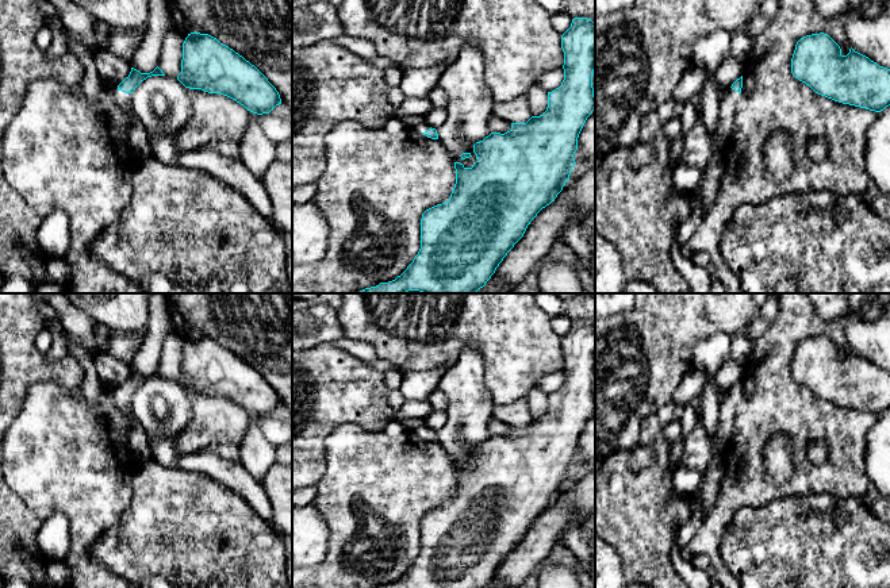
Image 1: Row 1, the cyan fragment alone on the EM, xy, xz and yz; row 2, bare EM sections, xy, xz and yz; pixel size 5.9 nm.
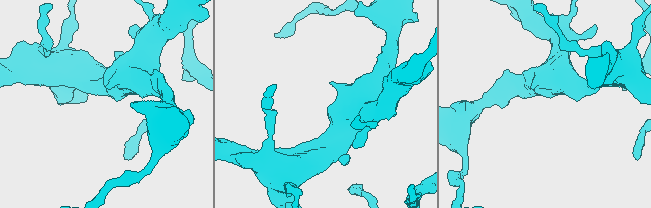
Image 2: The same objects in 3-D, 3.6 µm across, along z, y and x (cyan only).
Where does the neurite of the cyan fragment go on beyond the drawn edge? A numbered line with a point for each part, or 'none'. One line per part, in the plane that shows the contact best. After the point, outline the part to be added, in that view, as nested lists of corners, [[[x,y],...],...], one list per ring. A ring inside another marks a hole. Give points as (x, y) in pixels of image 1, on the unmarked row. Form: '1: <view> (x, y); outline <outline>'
1: xy (138, 442); outline [[[122,393],[115,395],[115,403],[120,408],[126,408],[130,411],[133,418],[131,427],[128,428],[128,446],[137,454],[141,464],[147,462],[151,460],[151,449],[147,442],[147,437],[145,430],[142,428],[141,423],[135,419],[133,410],[131,410],[131,396],[126,396]]]

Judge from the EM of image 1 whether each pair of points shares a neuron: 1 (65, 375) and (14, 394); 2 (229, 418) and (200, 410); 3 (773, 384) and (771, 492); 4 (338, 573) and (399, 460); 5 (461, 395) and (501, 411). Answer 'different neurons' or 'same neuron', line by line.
1: same neuron
2: same neuron
3: same neuron
4: same neuron
5: different neurons

